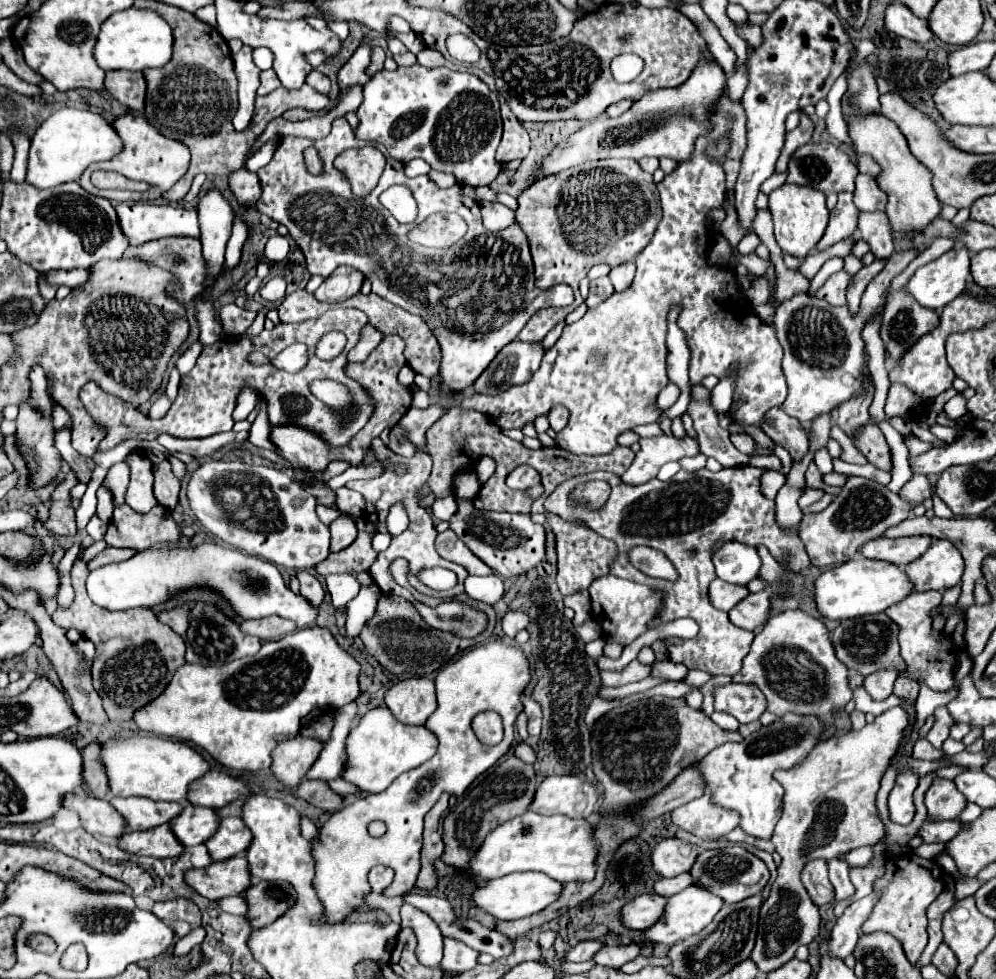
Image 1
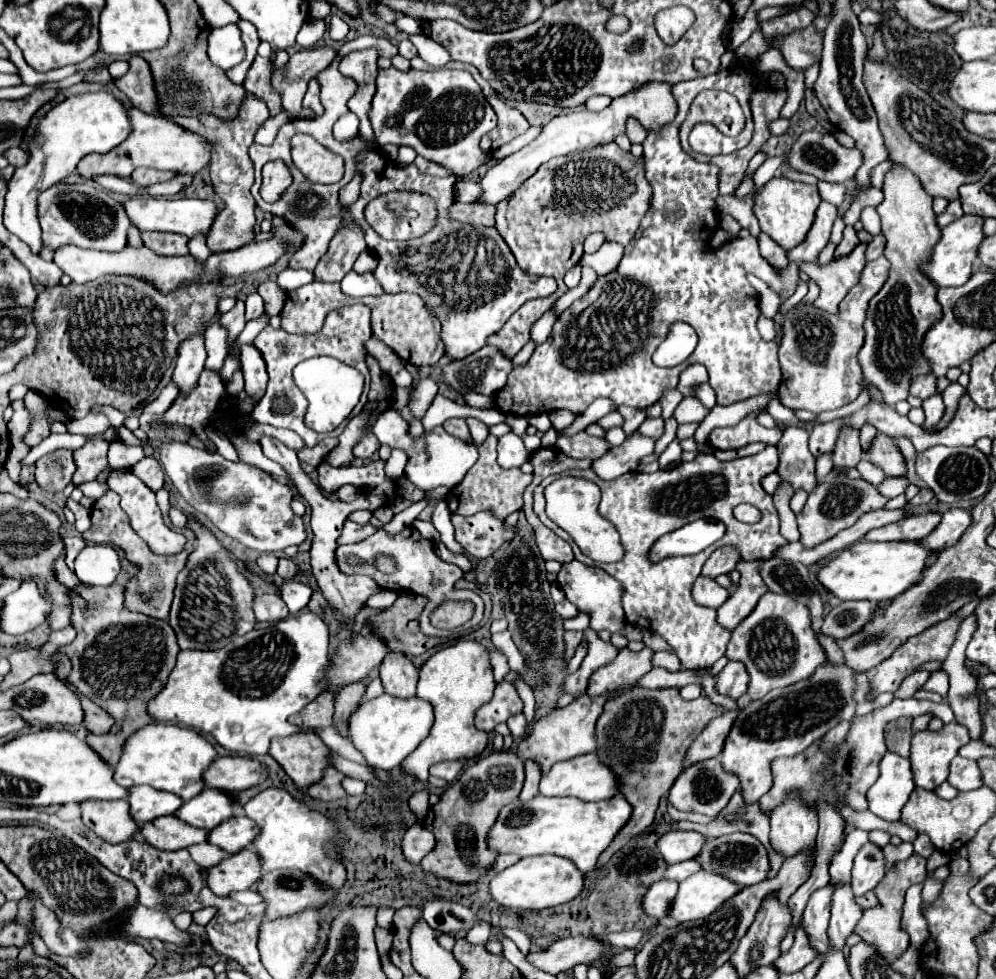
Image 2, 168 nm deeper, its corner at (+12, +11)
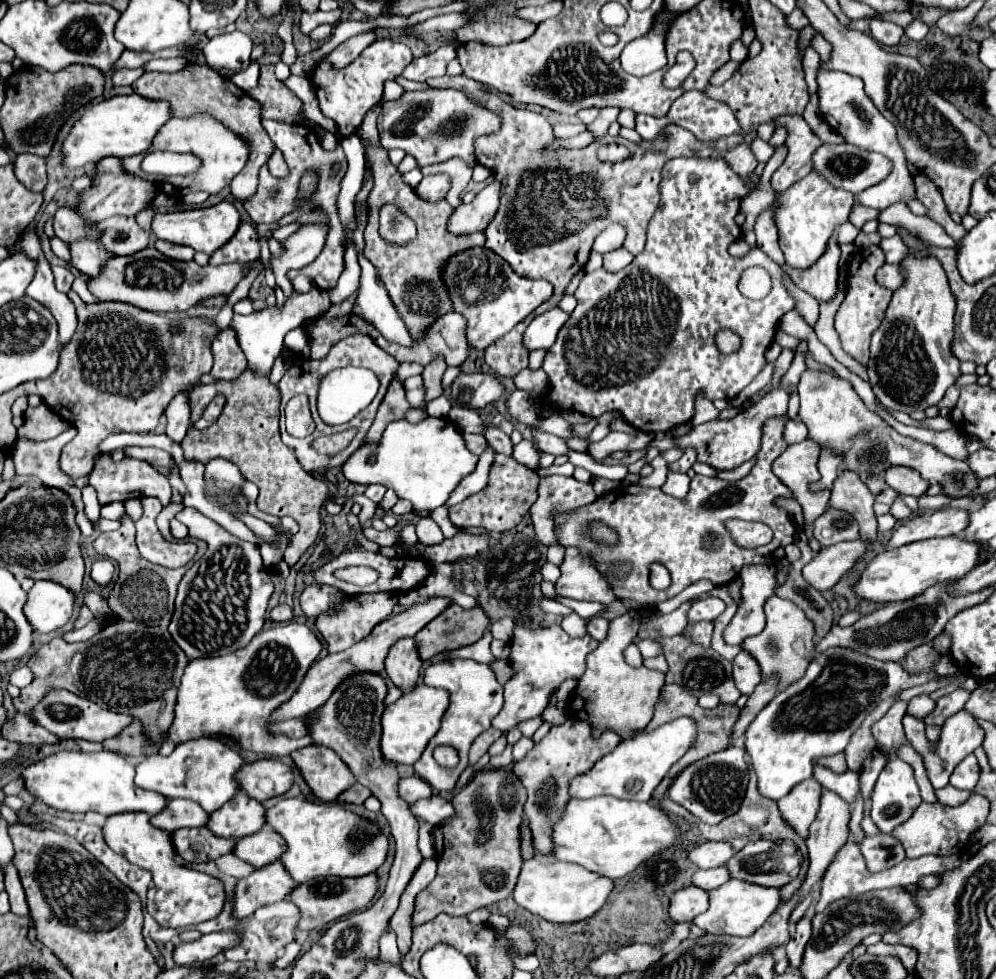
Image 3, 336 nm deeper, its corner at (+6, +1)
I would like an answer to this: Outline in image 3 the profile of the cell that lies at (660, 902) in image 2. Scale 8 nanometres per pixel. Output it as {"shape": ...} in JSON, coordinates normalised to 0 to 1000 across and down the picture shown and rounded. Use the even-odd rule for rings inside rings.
{"shape":[[[691,905],[675,913],[673,917],[673,938],[677,942],[693,942],[705,934],[711,925],[711,911],[701,905]]]}

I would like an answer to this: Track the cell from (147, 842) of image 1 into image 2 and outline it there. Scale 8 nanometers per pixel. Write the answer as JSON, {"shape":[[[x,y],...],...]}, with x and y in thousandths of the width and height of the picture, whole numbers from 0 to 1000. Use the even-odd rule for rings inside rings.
{"shape":[[[161,834],[153,838],[153,842],[141,842],[141,852],[149,862],[161,868],[183,868],[209,856],[209,848],[185,842],[177,834]]]}

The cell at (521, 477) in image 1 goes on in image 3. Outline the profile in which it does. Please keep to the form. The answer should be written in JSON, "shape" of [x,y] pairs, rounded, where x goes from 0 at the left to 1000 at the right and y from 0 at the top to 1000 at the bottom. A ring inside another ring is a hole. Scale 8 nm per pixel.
{"shape":[[[488,433],[488,443],[486,443],[490,456],[496,460],[496,462],[502,462],[502,464],[508,464],[508,466],[514,466],[514,451],[512,447],[496,433]]]}

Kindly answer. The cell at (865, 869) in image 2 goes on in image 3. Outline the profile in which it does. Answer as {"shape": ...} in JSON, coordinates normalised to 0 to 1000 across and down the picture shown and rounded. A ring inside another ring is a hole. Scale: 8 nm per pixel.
{"shape":[[[896,852],[871,854],[871,856],[865,858],[863,868],[865,868],[865,874],[869,876],[869,883],[876,891],[896,887],[898,883],[902,883],[910,876],[910,870],[906,868],[906,862]]]}

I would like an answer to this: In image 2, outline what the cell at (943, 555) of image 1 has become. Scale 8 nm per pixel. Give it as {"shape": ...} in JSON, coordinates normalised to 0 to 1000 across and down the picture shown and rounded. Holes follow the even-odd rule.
{"shape":[[[954,519],[946,525],[942,539],[938,539],[936,545],[932,545],[928,552],[924,552],[924,556],[928,556],[928,560],[936,560],[936,564],[954,560],[956,556],[960,556],[964,552],[968,541],[974,537],[974,531],[976,531],[974,521]]]}

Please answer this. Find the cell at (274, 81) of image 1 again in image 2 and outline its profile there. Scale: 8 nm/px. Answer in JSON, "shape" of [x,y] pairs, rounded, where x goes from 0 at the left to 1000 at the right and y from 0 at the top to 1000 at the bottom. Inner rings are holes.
{"shape":[[[257,57],[257,61],[249,72],[249,78],[245,82],[245,90],[253,94],[259,102],[265,102],[269,106],[269,112],[273,118],[277,118],[283,110],[281,98],[273,92],[271,88],[271,78],[273,78],[273,63],[269,59]]]}

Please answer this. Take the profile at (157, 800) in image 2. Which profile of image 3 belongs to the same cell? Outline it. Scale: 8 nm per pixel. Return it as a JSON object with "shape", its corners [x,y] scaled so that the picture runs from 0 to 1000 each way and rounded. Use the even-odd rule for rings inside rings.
{"shape":[[[171,817],[169,823],[153,834],[153,842],[157,846],[175,850],[179,846],[189,846],[189,844],[207,844],[211,831],[203,827],[203,823],[199,823],[199,819],[193,817]]]}

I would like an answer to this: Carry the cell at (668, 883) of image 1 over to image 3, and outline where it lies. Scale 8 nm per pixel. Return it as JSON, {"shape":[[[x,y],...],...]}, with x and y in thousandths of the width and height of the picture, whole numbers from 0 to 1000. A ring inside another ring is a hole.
{"shape":[[[721,885],[721,887],[713,887],[713,889],[699,889],[699,893],[697,893],[697,903],[707,909],[717,909],[717,907],[729,903],[731,899],[733,899],[733,891],[729,889],[729,885]]]}

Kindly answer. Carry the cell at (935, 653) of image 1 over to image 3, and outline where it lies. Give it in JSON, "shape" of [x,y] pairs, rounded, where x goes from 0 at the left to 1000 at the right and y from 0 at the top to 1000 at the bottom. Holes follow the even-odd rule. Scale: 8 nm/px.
{"shape":[[[900,717],[886,735],[882,735],[876,742],[878,754],[886,760],[886,764],[890,766],[890,770],[894,774],[900,772],[900,766],[908,760],[912,760],[908,746],[906,746],[906,731],[910,727],[910,717]]]}

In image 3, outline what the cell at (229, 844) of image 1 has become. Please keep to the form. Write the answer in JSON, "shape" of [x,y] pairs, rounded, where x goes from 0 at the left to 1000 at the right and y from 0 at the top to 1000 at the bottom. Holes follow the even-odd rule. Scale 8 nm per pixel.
{"shape":[[[265,844],[261,850],[253,852],[253,854],[245,854],[243,858],[239,858],[235,872],[257,885],[263,887],[271,880],[277,880],[283,872],[287,870],[287,858],[283,854],[279,854],[279,850],[275,846]]]}

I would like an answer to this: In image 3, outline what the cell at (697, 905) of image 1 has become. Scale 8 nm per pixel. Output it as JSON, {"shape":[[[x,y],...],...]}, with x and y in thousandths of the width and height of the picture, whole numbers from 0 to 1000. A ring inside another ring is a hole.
{"shape":[[[731,899],[727,905],[713,909],[713,927],[697,938],[697,944],[713,954],[733,954],[733,956],[753,956],[761,950],[771,936],[785,923],[783,907],[761,905],[745,899]]]}

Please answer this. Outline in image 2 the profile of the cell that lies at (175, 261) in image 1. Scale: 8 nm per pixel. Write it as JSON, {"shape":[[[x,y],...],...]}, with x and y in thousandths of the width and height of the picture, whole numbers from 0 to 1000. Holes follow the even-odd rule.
{"shape":[[[145,237],[143,247],[147,253],[153,253],[161,261],[187,261],[189,243],[169,237]]]}

